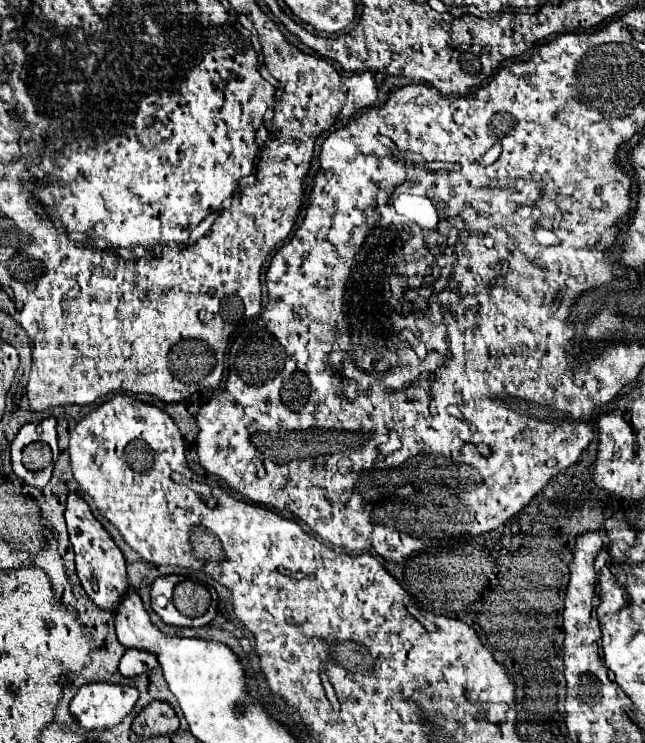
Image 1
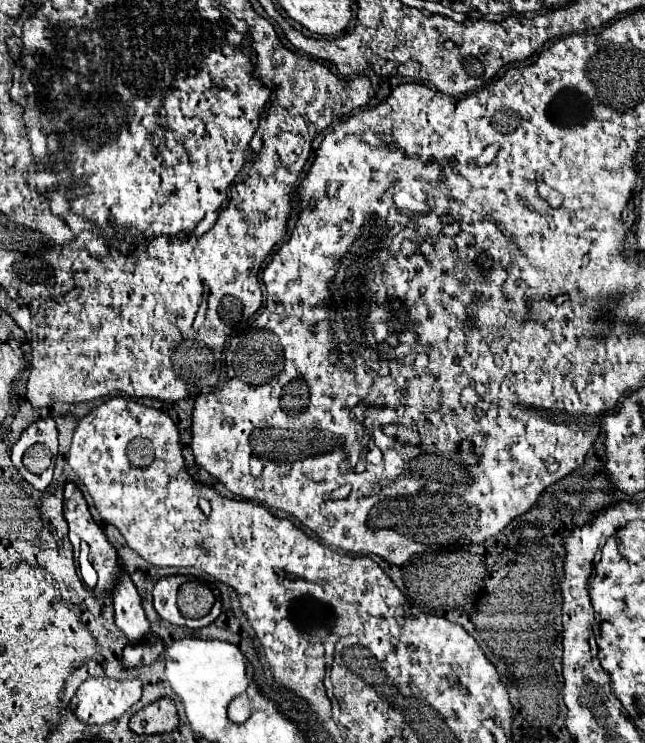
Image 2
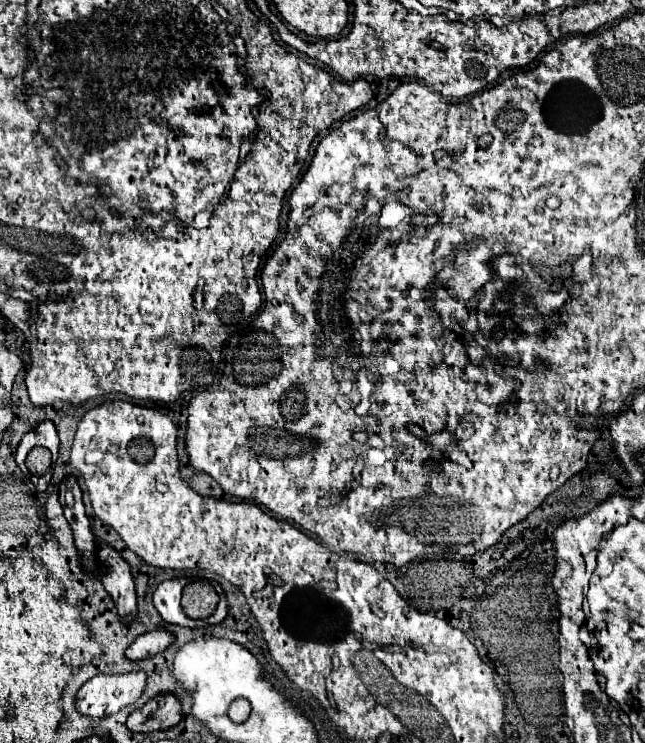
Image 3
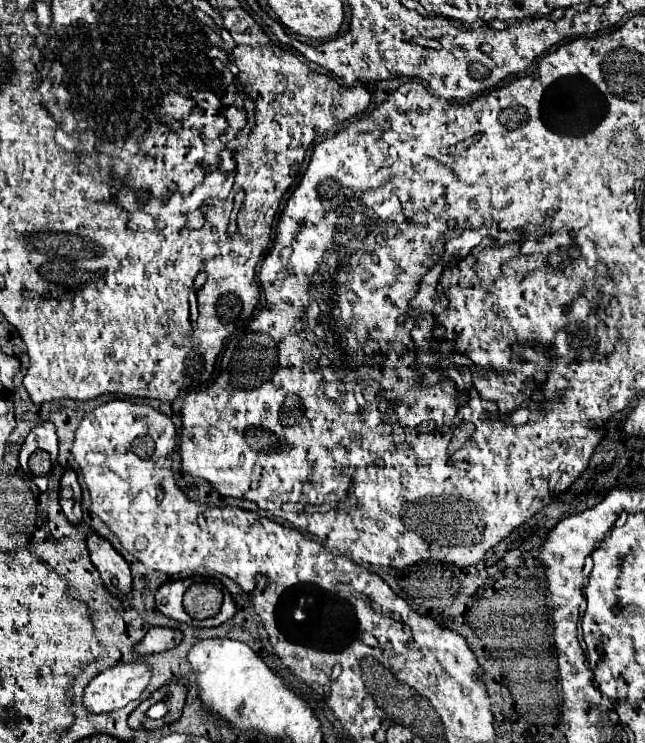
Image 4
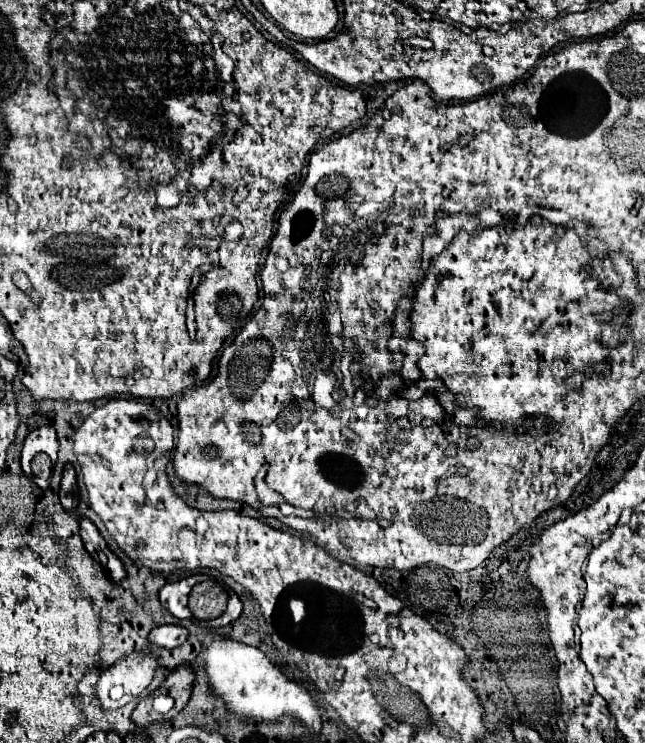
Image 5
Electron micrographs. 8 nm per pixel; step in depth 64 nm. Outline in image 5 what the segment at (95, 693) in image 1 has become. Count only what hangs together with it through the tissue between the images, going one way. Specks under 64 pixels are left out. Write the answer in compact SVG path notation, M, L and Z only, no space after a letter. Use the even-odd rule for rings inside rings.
M130 654L102 672L96 694L104 708L120 708L136 700L142 690L152 682L158 660L148 654Z

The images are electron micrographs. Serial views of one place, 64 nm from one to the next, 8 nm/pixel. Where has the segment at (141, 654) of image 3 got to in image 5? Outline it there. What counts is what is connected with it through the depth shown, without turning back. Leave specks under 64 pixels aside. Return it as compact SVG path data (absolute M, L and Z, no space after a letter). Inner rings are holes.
M164 624L150 632L150 642L156 646L162 646L162 648L176 648L176 646L184 644L186 638L188 638L188 630L184 626Z

